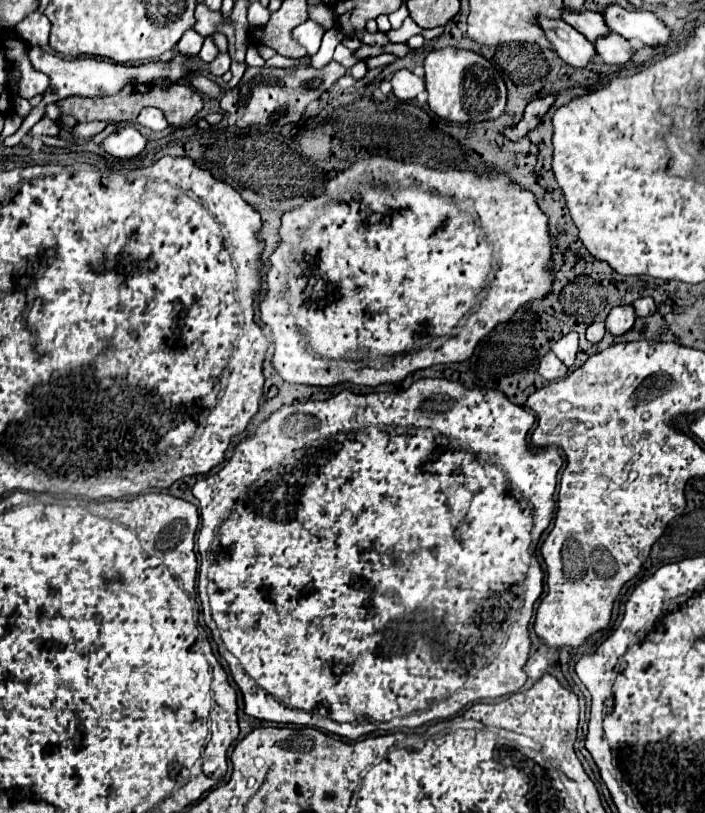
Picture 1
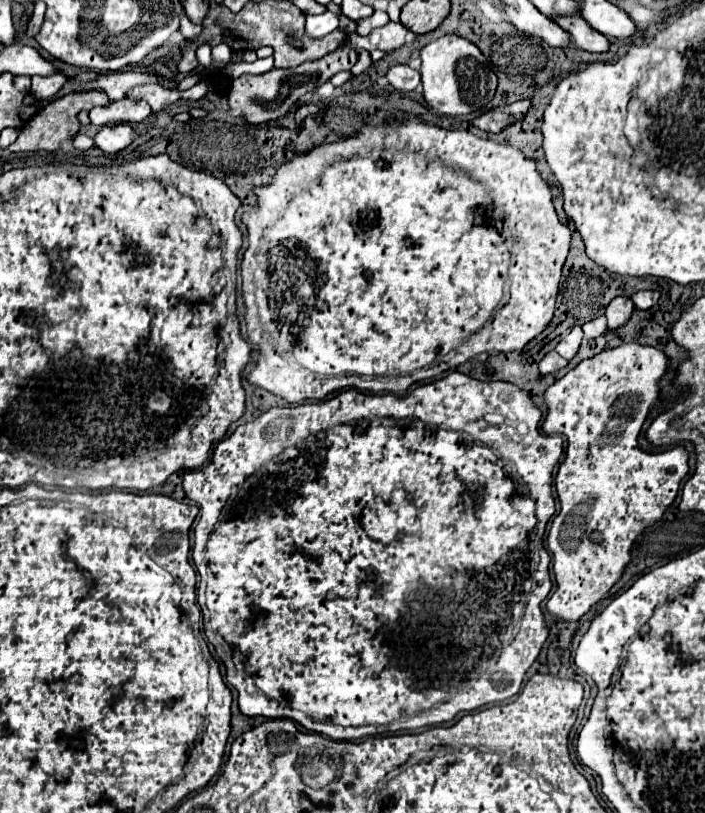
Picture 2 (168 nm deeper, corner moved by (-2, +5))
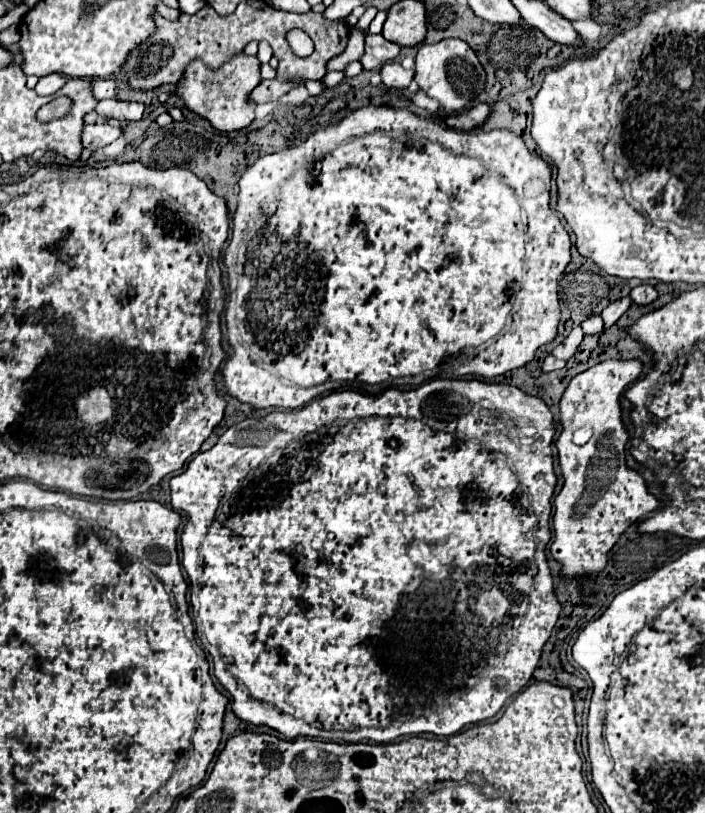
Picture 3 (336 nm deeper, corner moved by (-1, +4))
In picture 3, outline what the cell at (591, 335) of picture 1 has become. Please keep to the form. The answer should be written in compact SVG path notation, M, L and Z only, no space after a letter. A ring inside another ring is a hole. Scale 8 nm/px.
M591 316L581 324L581 328L585 334L599 334L603 330L603 320L601 316Z

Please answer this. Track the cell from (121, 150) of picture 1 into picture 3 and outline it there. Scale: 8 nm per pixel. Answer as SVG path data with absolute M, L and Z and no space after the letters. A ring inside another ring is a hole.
M97 122L93 126L83 128L81 144L83 144L83 148L95 152L97 148L105 148L119 136L121 136L121 128L115 122Z

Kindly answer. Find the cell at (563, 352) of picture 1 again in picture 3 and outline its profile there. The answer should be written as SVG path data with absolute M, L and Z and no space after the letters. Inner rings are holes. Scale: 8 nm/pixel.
M575 326L575 328L569 332L569 336L567 336L551 354L553 354L555 358L569 360L569 358L575 354L575 350L579 348L581 340L583 340L583 330L581 330L581 326Z

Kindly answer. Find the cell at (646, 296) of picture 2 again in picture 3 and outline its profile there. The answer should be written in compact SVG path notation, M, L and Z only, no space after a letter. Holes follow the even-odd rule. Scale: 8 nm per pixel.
M641 284L631 290L631 300L637 304L651 304L655 298L657 298L657 292L649 284Z

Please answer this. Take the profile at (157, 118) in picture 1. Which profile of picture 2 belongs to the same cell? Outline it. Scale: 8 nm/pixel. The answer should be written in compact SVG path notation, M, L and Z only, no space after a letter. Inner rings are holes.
M120 99L110 107L96 107L90 111L90 125L102 127L108 123L140 123L150 117L150 105L146 101L136 101L136 99Z

